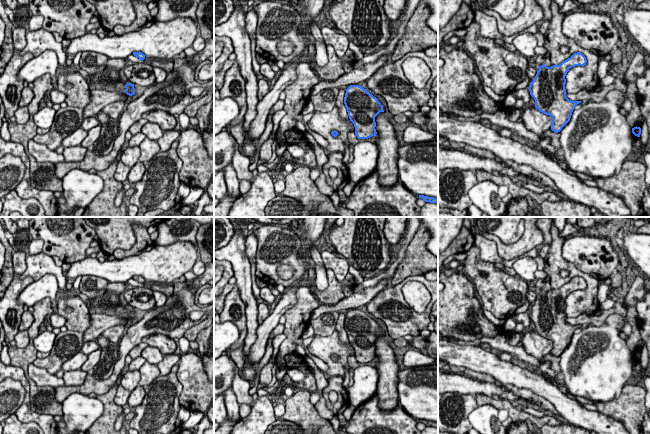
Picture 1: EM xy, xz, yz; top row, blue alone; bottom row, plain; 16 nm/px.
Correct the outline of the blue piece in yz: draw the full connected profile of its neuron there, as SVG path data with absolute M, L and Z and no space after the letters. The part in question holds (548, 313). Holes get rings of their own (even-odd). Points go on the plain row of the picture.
M577 276L559 289L539 290L530 310L515 315L517 323L522 323L527 329L533 321L535 331L552 341L551 354L555 357L560 356L570 345L574 331L581 327L581 325L571 325L566 321L565 300L570 292L584 290L586 287L586 281Z

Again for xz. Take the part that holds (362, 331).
M380 281L374 287L364 288L362 293L352 293L335 305L321 304L311 313L311 320L324 313L347 310L344 328L350 345L354 348L355 358L358 363L368 363L376 360L375 341L384 336L383 330L376 321L358 308L369 303L387 285L387 281Z

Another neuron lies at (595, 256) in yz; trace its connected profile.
M578 235L563 243L562 257L580 271L605 280L616 271L621 252L613 248L609 238Z

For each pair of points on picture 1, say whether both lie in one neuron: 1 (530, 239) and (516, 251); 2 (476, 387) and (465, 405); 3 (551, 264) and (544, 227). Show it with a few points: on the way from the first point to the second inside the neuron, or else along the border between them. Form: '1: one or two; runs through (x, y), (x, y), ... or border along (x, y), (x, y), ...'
1: one; runs through (527, 242), (519, 248)
2: two; border along (448, 392), (469, 393), (473, 396)
3: two; border along (551, 227), (550, 245)

